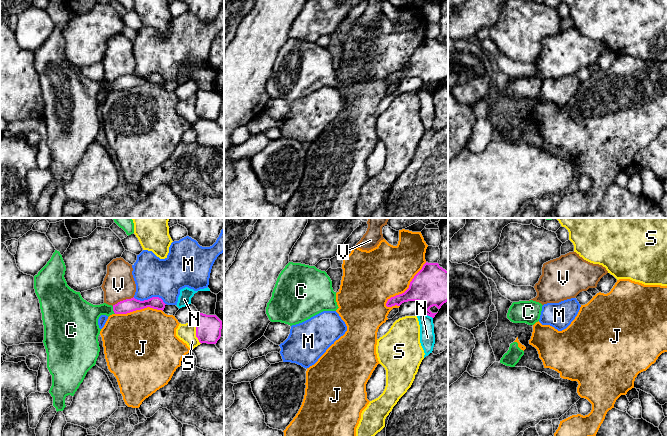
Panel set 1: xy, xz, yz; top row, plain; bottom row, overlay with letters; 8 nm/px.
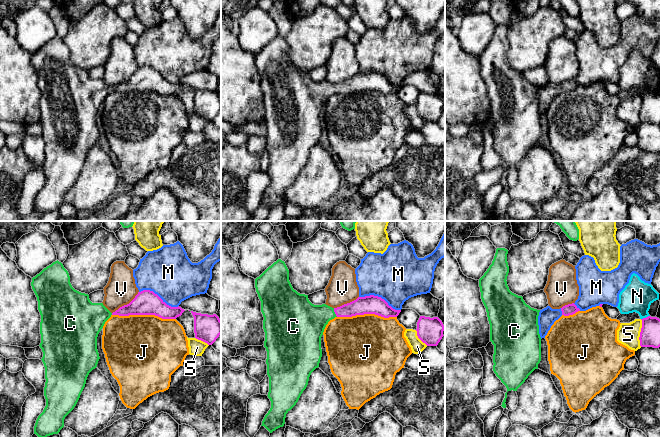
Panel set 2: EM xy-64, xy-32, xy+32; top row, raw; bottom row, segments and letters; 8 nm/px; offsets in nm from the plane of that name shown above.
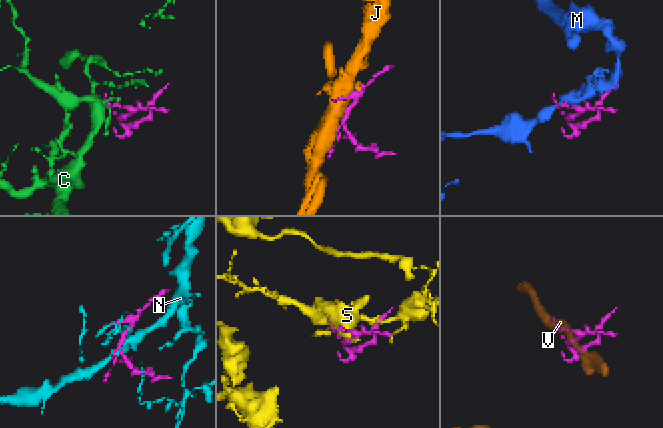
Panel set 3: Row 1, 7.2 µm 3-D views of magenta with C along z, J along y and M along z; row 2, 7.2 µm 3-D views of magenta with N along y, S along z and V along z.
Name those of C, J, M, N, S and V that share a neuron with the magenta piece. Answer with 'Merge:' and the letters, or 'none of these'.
Merge: C

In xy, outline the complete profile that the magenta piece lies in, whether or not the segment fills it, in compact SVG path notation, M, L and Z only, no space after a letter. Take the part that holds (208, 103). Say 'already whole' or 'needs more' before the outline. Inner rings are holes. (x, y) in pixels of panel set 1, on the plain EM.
already whole | M199 89L196 93L196 113L199 118L216 120L221 113L222 97L216 91Z

